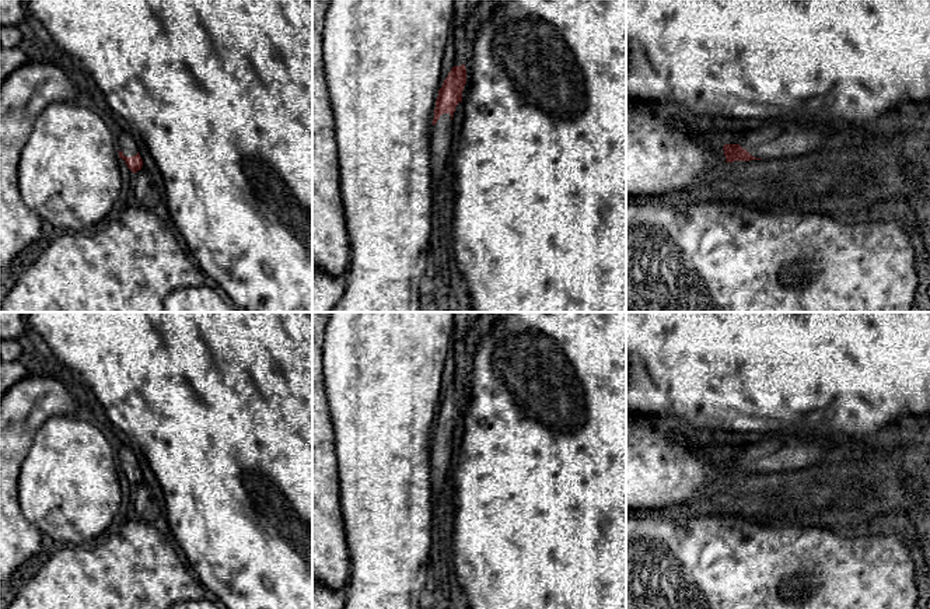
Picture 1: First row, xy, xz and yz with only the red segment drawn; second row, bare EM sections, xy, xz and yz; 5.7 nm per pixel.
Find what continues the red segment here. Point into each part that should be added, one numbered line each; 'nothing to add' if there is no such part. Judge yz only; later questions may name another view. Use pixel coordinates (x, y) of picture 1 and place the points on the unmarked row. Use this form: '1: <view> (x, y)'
1: yz (775, 454)

